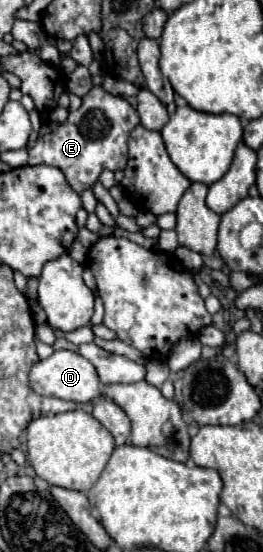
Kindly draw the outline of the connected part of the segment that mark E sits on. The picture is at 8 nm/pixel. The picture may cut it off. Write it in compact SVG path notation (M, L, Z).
M93 87L85 95L85 101L81 103L81 107L77 111L69 113L67 123L61 123L61 125L45 123L41 127L39 141L29 151L29 165L41 165L43 163L43 165L59 167L65 173L67 183L77 193L83 193L87 187L95 185L95 181L99 179L103 169L119 169L121 165L125 165L125 159L127 159L127 139L129 139L129 133L133 131L133 127L137 127L137 125L139 125L139 115L123 97L111 95L103 87Z

